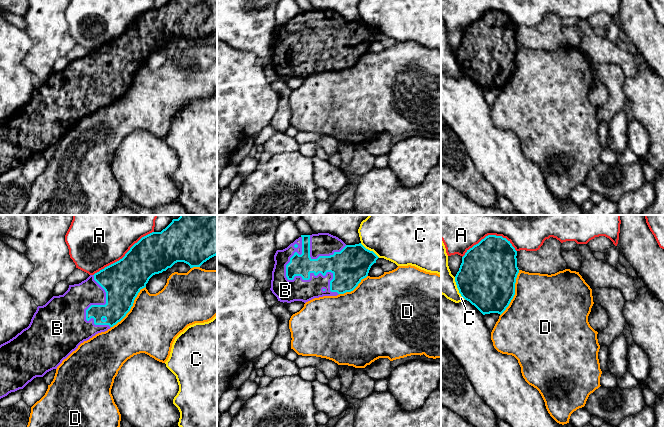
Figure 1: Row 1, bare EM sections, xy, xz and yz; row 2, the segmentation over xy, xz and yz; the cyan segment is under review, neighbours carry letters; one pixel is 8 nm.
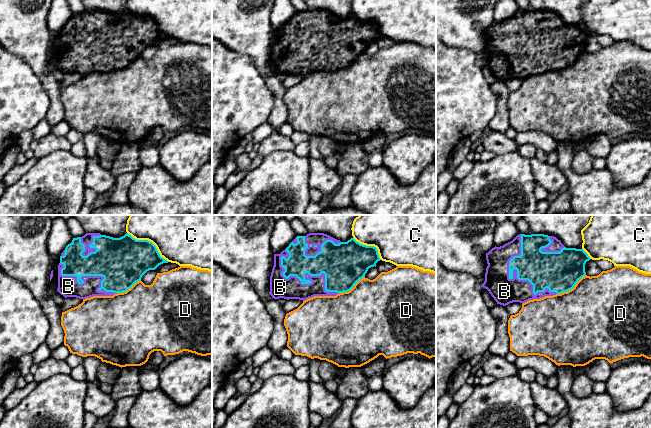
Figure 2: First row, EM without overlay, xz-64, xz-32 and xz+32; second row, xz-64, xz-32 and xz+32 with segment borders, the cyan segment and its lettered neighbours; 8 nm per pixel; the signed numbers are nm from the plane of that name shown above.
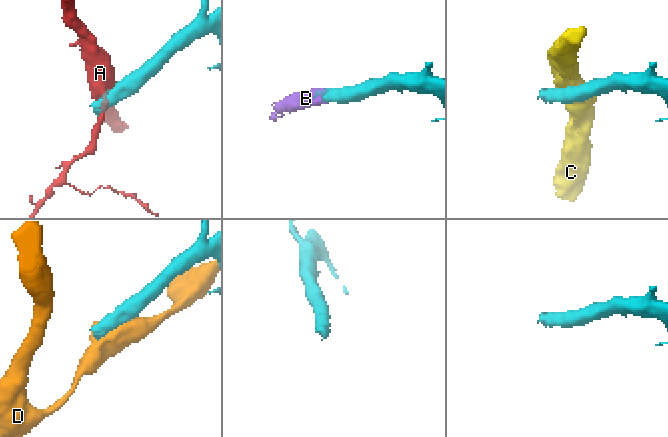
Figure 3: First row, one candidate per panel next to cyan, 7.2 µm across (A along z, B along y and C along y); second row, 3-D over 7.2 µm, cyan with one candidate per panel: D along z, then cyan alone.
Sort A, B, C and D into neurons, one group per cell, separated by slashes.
A / B / C / D

